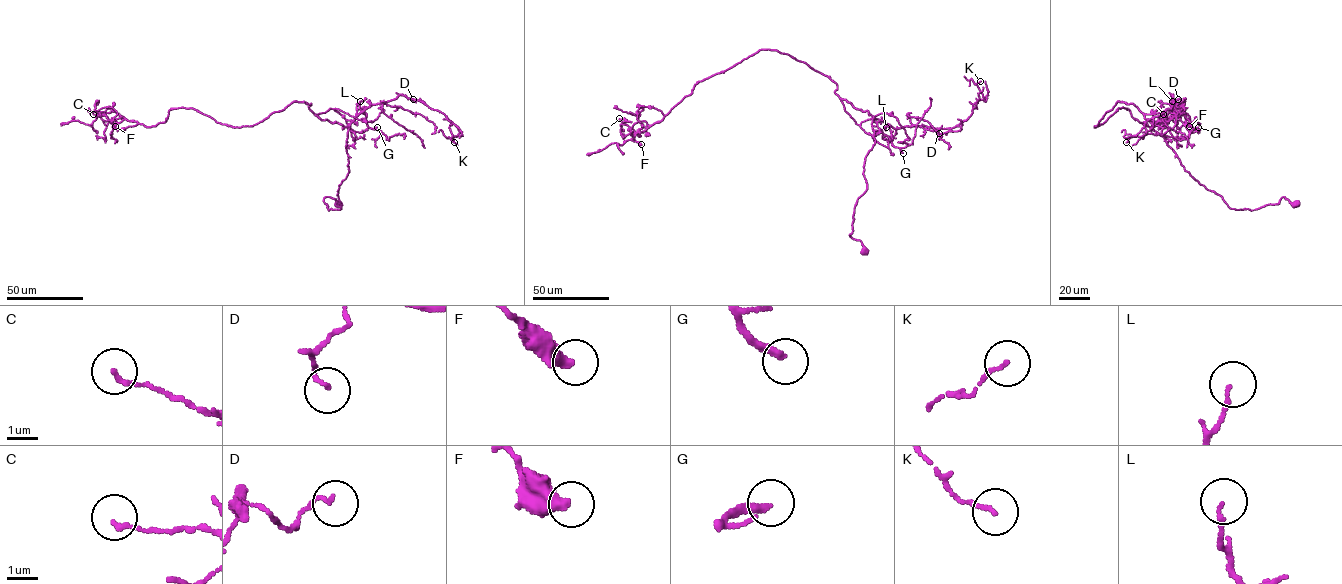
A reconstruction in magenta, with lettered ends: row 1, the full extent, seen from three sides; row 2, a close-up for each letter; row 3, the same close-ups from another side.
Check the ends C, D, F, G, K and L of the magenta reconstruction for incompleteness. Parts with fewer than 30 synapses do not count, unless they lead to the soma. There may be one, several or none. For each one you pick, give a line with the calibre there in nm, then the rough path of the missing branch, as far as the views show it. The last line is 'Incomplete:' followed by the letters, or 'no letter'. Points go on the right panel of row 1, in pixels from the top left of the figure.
G: 240 nm thick; missing branch runs (1198, 127), (1201, 136), (1191, 120), (1189, 140), (1179, 152), (1172, 155), (1167, 151)
Incomplete: G

